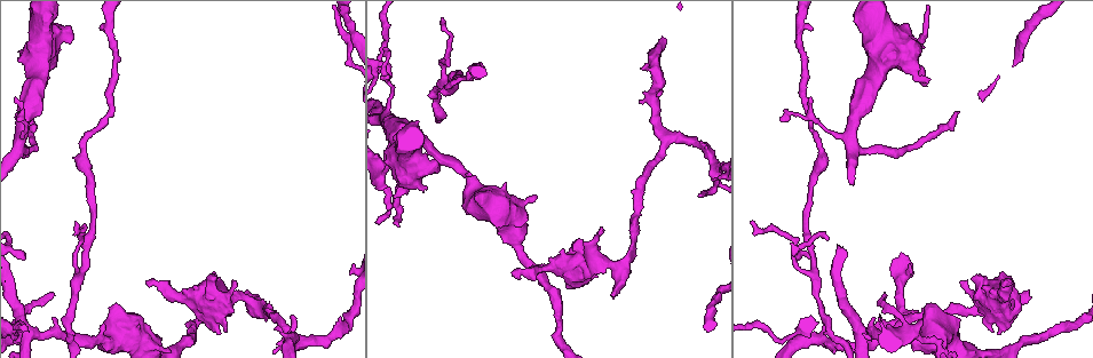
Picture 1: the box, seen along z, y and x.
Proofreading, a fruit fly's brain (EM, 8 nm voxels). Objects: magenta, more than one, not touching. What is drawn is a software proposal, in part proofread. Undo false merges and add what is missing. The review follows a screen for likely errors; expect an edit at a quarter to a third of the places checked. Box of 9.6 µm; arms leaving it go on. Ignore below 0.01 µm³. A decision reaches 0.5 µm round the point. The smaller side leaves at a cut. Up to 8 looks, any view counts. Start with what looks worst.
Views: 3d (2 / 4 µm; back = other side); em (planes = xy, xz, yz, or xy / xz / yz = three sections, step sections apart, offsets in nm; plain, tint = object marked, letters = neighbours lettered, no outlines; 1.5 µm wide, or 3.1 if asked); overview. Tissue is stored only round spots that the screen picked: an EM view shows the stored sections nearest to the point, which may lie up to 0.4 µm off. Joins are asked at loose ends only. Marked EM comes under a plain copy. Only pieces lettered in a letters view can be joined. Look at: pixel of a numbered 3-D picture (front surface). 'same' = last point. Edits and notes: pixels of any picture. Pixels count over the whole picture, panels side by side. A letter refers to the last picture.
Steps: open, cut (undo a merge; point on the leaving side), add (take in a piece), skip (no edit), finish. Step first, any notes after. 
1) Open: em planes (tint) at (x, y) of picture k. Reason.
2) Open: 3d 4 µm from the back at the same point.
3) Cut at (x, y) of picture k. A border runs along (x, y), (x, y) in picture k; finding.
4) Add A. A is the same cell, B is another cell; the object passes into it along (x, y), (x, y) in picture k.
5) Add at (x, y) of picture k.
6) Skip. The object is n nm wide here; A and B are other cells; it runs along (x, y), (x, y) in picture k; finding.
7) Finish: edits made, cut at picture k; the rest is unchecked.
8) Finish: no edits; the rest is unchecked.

Open: em yz step 8 (letters) at (1027, 294) of picture 1. Branch stops here.

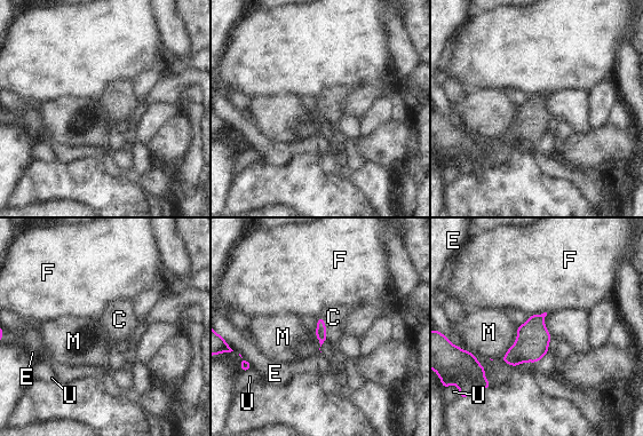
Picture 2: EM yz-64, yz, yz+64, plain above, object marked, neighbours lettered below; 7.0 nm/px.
Add C. C is the same cell, E, F, M and U are other cells; the object passes into it along (320, 332), (325, 329), (333, 317) in picture 2; it goes on there.

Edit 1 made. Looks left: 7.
Open: overview. See it whole again.

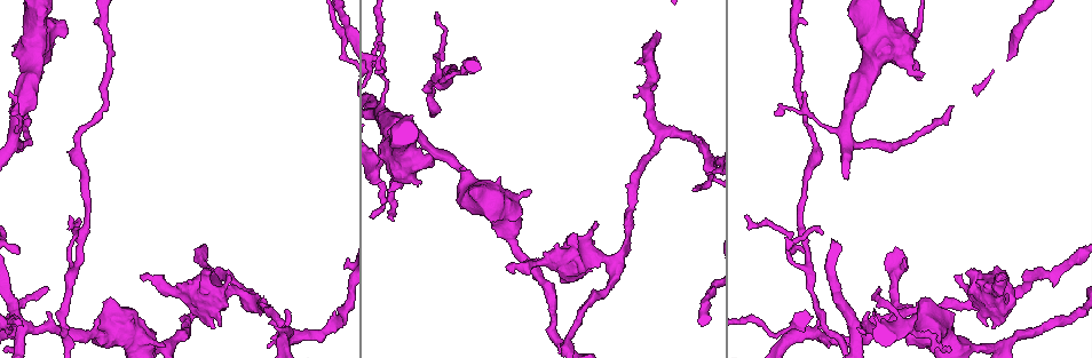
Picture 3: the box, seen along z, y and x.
Open: em yz step 4 (letters) at (394, 221) of picture 3. Tapers out.

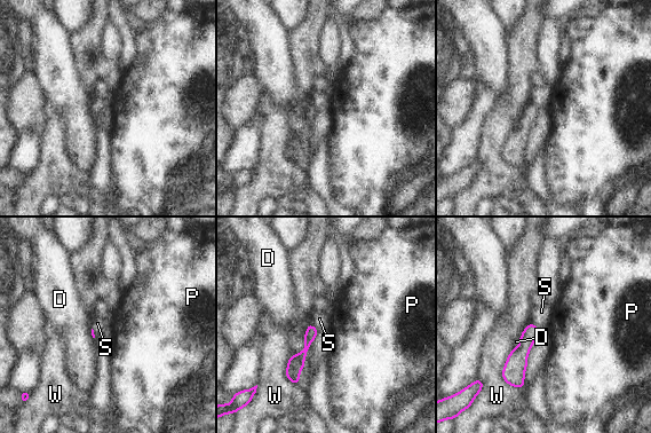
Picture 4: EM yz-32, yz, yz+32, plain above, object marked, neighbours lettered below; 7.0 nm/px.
Open: em planes (letters) at the same point. Cut it another way.

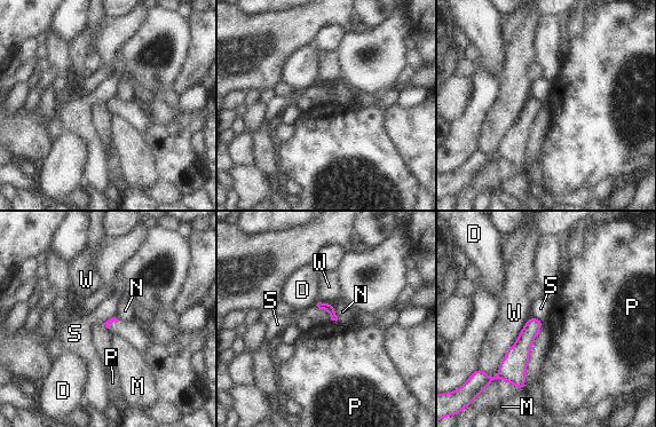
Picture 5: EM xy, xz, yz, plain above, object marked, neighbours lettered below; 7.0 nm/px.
Skip. D, M, N, P, S and W are other cells; no lettered piece goes on from it.

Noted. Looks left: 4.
Open: em xy step 4 (tint) at (47, 291) of picture 3. An open end.

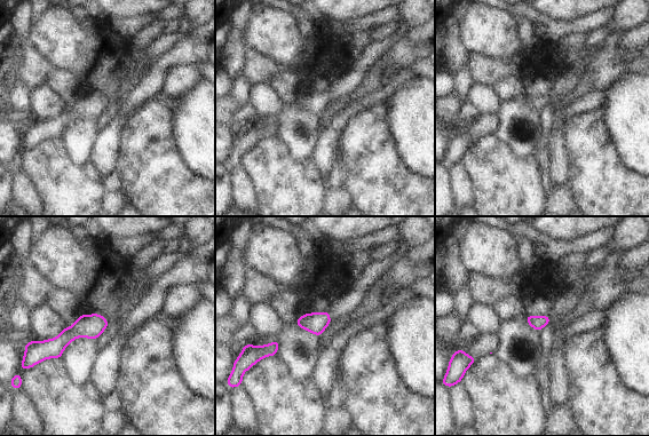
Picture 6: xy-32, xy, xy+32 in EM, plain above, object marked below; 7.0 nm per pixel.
Open: em planes (letters) at the same point.

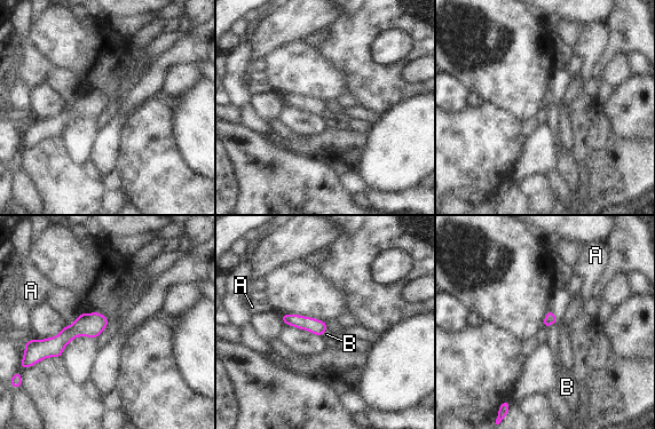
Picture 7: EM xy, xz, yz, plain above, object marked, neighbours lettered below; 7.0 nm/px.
Skip. The object is 80 nm wide here; A and B are other cells; it runs along (104, 322), (39, 342) in picture 7; no lettered piece goes on from it.

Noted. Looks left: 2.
Finish: edits made, add at picture 2; the rest is unchecked.

